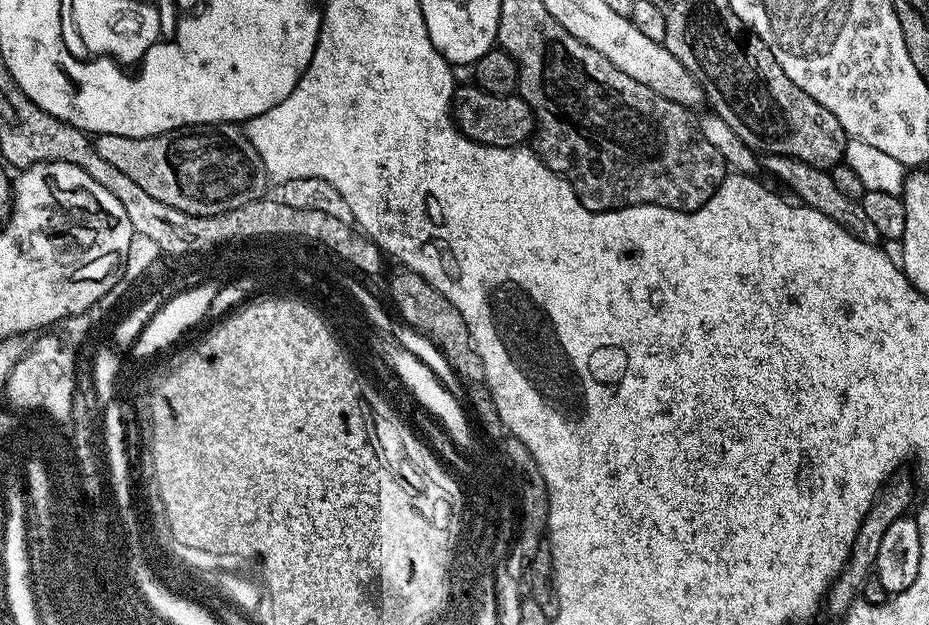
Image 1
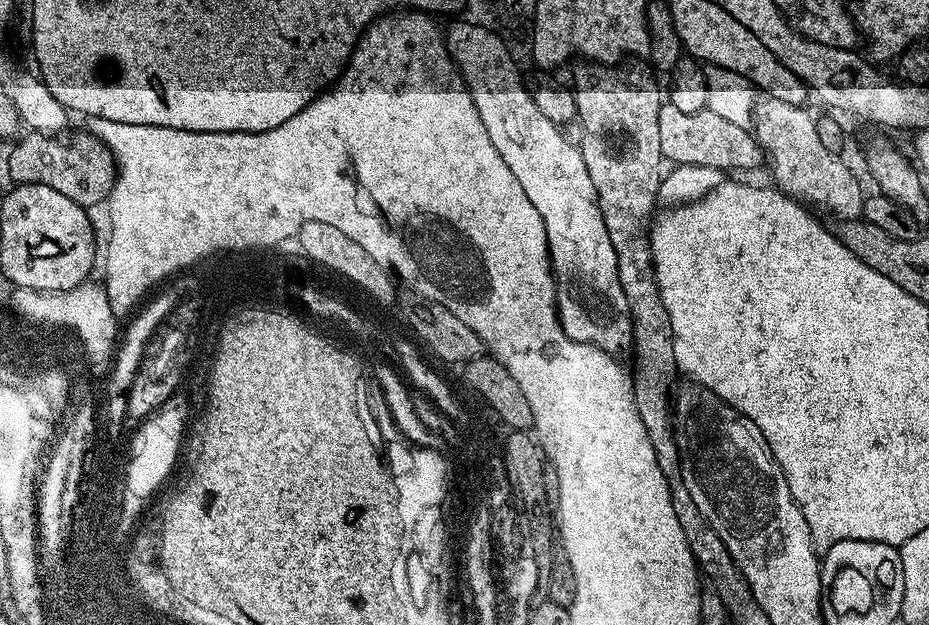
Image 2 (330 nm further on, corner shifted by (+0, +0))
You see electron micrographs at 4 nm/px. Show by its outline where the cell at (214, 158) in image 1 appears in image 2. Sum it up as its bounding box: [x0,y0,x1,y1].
[8,130,116,210]

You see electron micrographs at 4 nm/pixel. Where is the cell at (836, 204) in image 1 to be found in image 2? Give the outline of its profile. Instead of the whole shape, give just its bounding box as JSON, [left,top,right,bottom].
[658,101,766,174]

